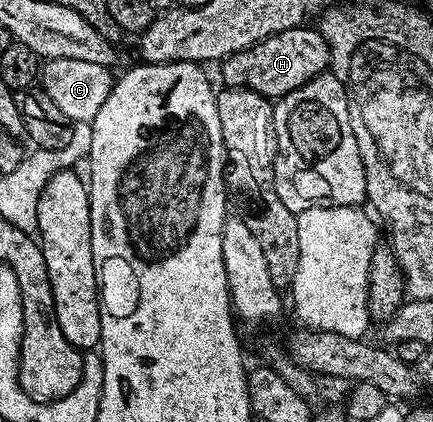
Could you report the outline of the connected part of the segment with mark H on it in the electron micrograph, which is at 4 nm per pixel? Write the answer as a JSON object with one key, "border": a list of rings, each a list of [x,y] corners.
{"border":[[[302,26],[283,30],[274,36],[245,48],[234,56],[226,56],[220,65],[224,83],[230,88],[250,88],[260,96],[280,98],[301,88],[308,80],[322,75],[330,67],[329,43],[323,39],[316,27]]]}

